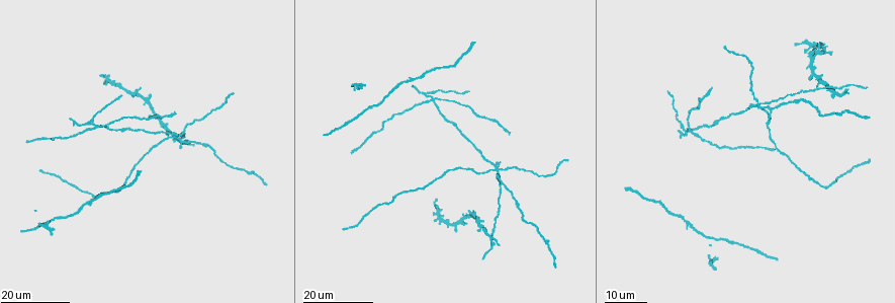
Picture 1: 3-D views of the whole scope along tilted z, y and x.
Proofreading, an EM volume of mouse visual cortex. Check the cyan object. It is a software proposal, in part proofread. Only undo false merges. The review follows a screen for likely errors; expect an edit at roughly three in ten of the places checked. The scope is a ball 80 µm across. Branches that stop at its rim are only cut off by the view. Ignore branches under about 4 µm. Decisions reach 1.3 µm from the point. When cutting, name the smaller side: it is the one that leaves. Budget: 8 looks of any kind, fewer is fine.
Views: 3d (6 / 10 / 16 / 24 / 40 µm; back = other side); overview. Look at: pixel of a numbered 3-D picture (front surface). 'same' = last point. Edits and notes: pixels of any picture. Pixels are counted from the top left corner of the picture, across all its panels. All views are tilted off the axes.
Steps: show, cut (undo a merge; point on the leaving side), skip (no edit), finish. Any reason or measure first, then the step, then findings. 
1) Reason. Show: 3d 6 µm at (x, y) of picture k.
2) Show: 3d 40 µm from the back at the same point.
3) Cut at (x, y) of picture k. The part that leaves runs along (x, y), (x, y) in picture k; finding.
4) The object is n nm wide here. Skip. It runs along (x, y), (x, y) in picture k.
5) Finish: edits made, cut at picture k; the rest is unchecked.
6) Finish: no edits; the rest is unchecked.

Thick turns thin. Show: 3d 16 µm at (68, 183) of picture 1.

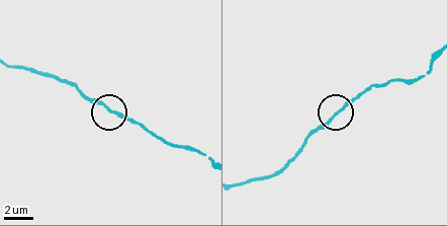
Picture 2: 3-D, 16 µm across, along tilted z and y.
Show: 3d 10 µm at (105, 105) of picture 2.

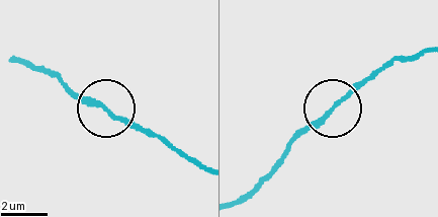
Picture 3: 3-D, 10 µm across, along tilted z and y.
The object is 160 nm wide here. Skip. It runs along (198, 167), (68, 87) in picture 3; continuous, no second neuron.

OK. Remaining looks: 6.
Branch point. Show: 3d 16 µm at (841, 89) of picture 1.

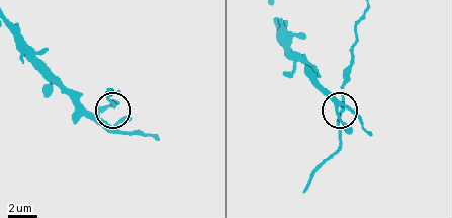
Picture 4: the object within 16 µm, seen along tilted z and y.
Show: 3d 6 µm at (341, 107) of picture 4.

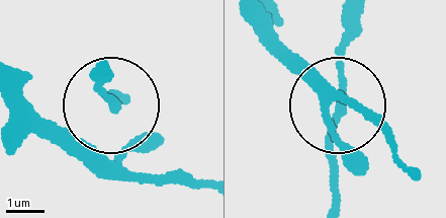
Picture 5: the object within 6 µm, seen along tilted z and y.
The object is 140 nm wide here. Skip. It runs along (361, 12), (343, 59), (330, 195) in picture 5; continuous, no second neuron.

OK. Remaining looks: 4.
Looks like a crossing. Show: 3d 16 µm at (498, 169) of picture 1.

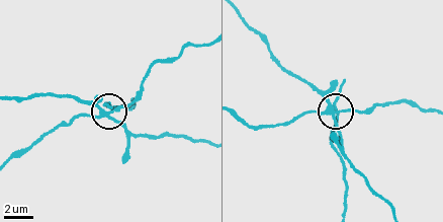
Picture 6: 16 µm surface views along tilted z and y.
Zoom in. Show: 3d 6 µm at the same point.

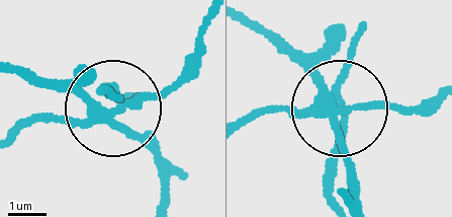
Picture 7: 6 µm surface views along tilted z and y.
The object is 210 nm wide here. Cut at (330, 59) of picture 7. The part that leaves runs along (327, 105), (319, 82), (249, 28) in picture 7; two neurons meet here.

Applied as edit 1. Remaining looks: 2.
Calibre changes. Show: 3d 24 µm at (98, 127) of picture 1.

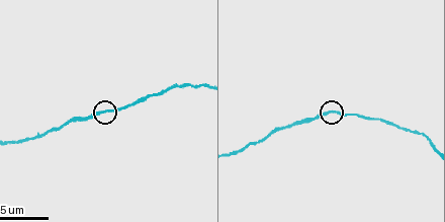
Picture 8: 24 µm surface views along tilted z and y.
Show: 3d 10 µm at (324, 115) of picture 8.

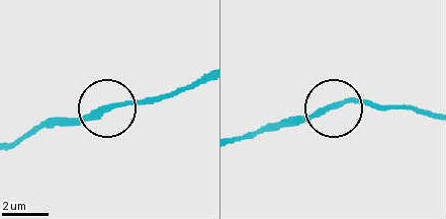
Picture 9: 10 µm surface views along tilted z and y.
Skip. It runs along (200, 78), (160, 96), (42, 124) in picture 9; one neuron here.

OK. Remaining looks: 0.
Finish: edits made, cut at picture 7; the rest is unchecked.

